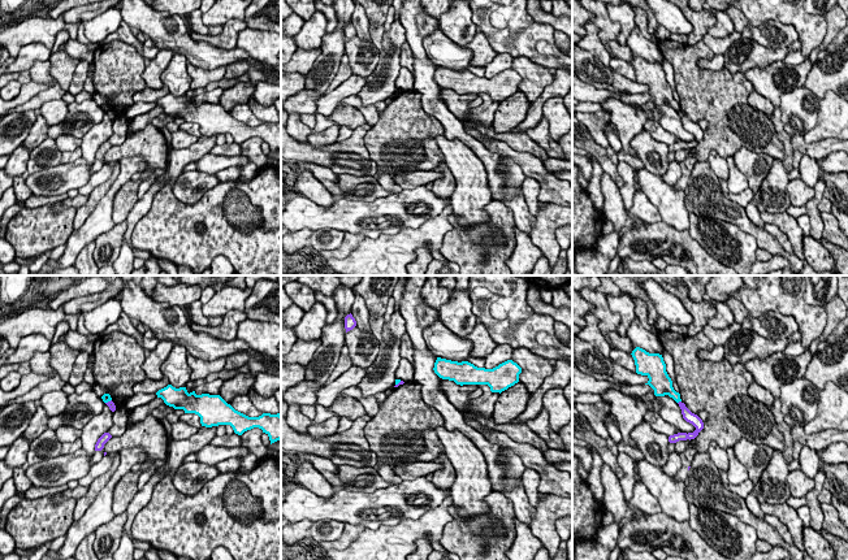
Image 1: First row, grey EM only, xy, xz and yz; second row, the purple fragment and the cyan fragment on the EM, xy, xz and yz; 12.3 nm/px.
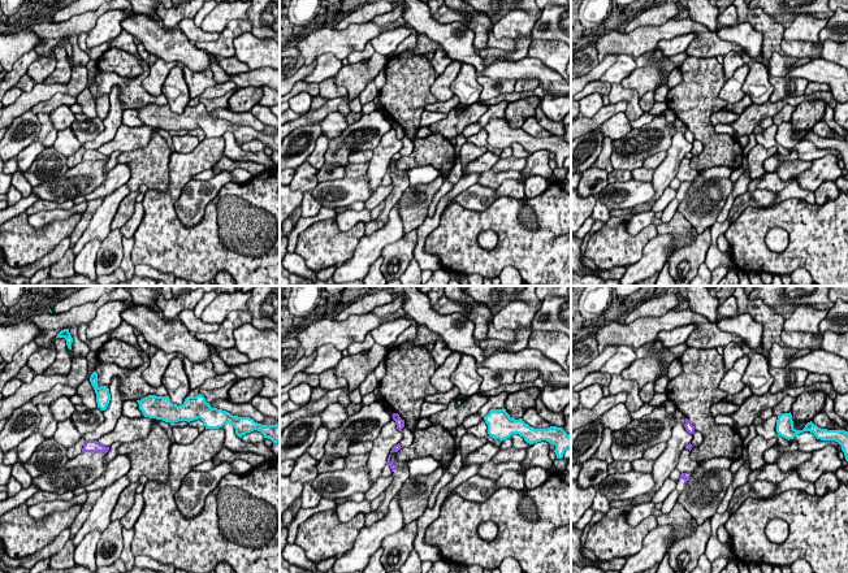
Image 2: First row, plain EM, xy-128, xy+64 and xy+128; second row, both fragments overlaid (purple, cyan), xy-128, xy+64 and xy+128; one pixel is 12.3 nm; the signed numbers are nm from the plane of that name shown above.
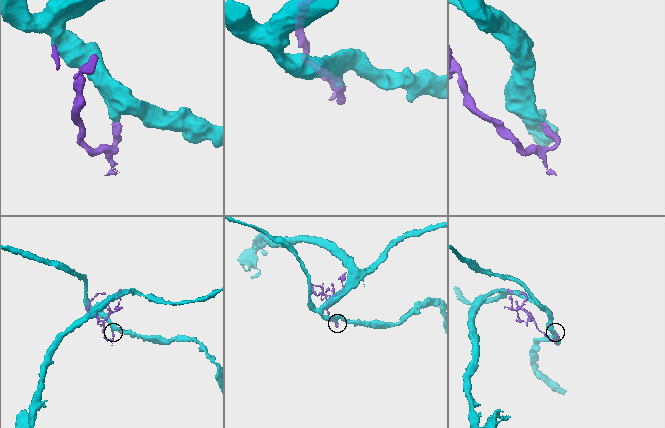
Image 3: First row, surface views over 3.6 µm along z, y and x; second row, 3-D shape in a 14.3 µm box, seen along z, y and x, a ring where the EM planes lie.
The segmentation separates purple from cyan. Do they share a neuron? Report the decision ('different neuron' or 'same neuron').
different neuron

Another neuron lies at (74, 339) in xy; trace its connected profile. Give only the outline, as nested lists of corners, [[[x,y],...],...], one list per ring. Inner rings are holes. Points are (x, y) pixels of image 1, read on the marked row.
[[[70,330],[66,333],[66,344],[73,350],[86,351],[90,355],[94,352],[94,343],[88,340],[87,335]]]

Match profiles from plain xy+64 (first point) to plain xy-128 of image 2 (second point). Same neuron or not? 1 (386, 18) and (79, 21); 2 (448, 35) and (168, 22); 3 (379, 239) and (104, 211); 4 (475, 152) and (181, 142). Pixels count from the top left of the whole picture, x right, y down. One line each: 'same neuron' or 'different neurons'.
1: same neuron
2: different neurons
3: same neuron
4: same neuron

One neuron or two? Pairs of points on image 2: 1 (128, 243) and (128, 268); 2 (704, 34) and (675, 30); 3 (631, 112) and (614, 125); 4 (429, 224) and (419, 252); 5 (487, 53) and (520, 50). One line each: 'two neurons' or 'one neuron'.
1: one neuron
2: one neuron
3: two neurons
4: one neuron
5: one neuron

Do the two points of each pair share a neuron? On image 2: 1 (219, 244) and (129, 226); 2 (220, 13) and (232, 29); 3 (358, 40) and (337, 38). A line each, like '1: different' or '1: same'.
1: different
2: different
3: same

